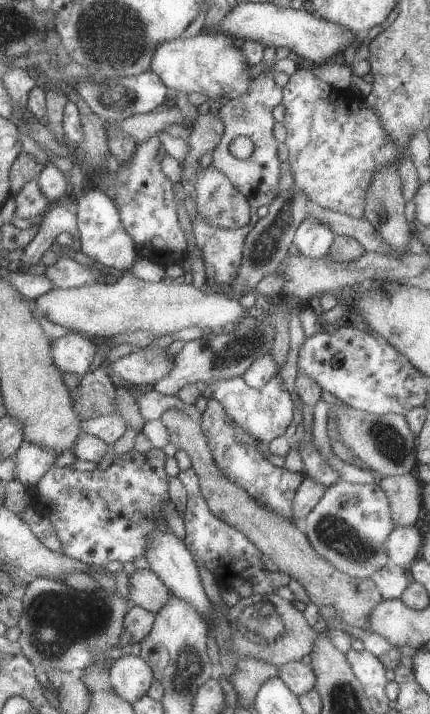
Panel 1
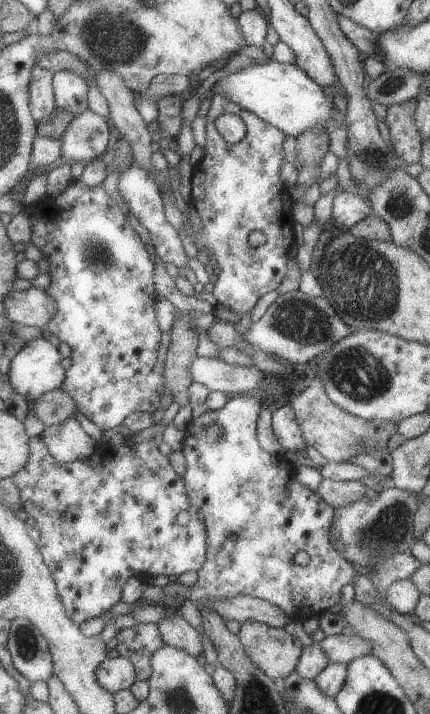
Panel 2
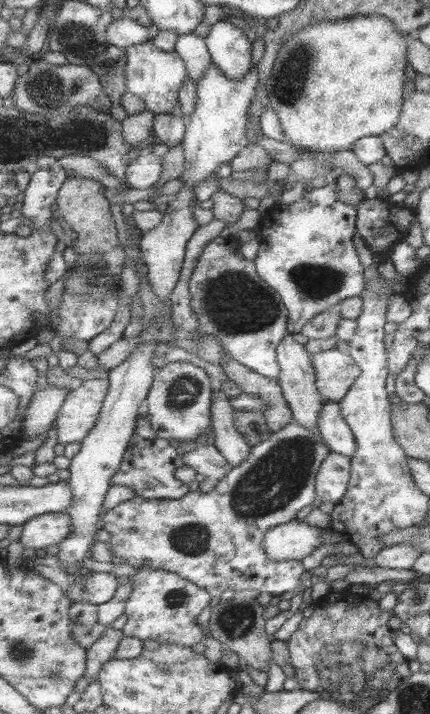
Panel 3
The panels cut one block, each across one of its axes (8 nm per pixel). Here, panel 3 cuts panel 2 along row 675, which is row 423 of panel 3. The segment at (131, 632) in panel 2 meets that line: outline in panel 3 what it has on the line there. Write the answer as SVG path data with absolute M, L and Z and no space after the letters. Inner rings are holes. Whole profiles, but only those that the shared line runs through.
M147 415L138 418L135 434L129 443L120 471L113 476L113 485L131 486L135 494L149 498L180 499L189 494L189 485L181 481L175 472L186 465L181 449L169 444L169 440L157 435L152 420Z

